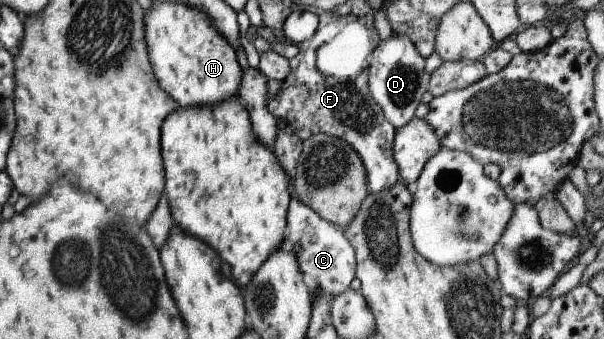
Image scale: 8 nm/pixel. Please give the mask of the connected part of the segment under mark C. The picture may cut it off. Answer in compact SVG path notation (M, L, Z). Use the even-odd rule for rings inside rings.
M292 197L287 211L286 244L296 255L296 261L308 281L320 287L330 297L338 297L348 291L350 283L355 278L358 262L355 251L344 230L328 223L318 213Z

